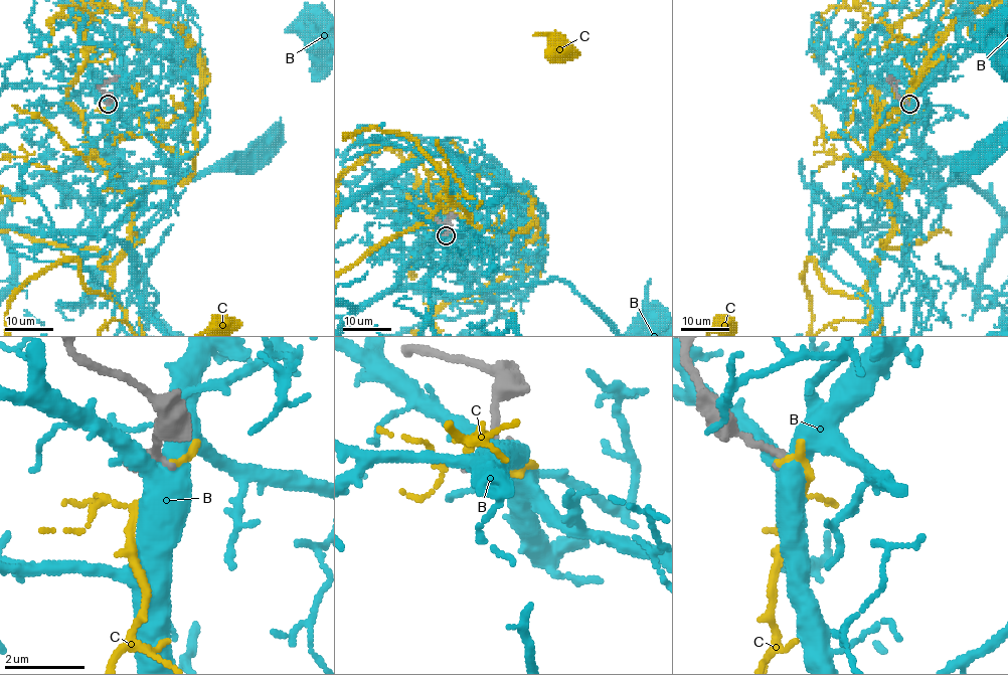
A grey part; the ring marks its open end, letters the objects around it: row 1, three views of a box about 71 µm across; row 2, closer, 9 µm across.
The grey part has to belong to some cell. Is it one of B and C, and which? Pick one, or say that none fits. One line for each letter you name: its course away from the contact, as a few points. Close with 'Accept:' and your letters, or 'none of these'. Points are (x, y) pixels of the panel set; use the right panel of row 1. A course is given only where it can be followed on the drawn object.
Accept: none of these

